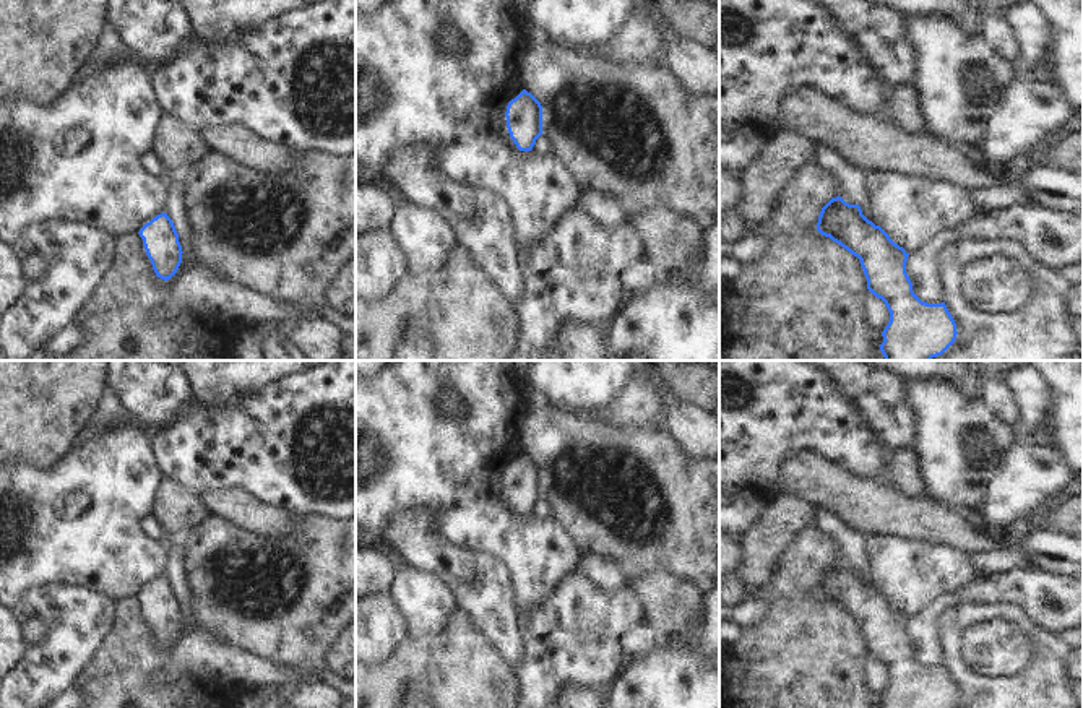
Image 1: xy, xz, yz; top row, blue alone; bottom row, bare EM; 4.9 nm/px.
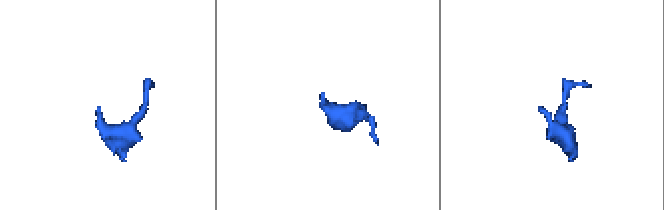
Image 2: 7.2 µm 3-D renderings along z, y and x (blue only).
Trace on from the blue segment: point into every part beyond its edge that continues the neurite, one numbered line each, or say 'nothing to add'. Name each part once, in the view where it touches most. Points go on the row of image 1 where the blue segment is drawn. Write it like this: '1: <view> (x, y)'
nothing to add

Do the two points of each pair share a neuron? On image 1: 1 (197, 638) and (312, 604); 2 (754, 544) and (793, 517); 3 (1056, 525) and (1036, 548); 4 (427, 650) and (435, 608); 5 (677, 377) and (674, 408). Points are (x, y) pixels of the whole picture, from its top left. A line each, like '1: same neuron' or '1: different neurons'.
1: different neurons
2: same neuron
3: different neurons
4: different neurons
5: different neurons

